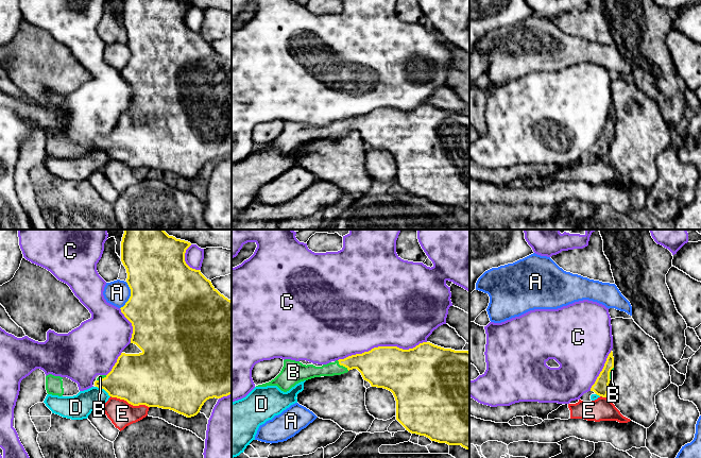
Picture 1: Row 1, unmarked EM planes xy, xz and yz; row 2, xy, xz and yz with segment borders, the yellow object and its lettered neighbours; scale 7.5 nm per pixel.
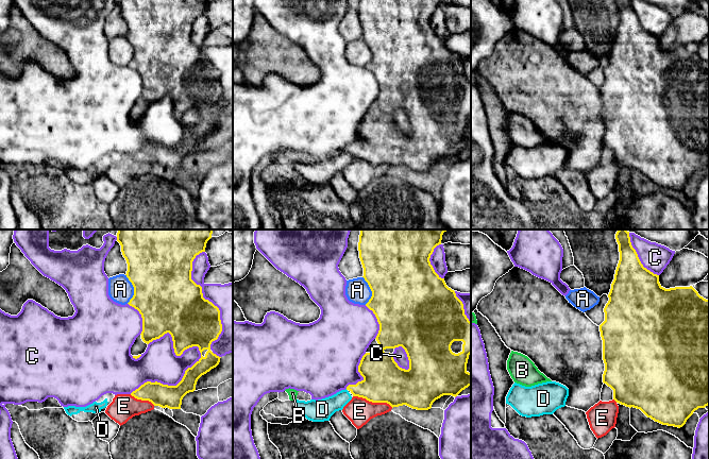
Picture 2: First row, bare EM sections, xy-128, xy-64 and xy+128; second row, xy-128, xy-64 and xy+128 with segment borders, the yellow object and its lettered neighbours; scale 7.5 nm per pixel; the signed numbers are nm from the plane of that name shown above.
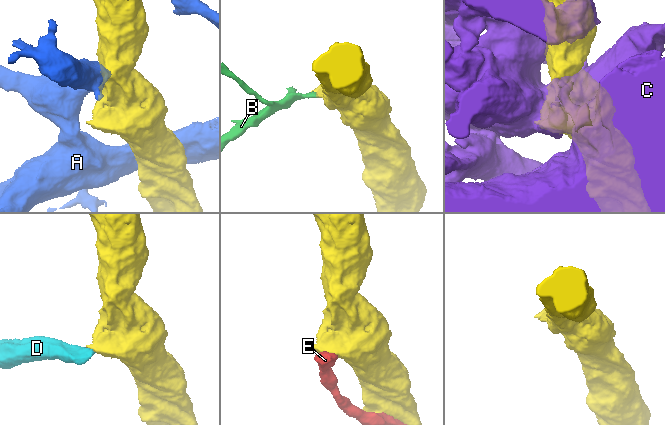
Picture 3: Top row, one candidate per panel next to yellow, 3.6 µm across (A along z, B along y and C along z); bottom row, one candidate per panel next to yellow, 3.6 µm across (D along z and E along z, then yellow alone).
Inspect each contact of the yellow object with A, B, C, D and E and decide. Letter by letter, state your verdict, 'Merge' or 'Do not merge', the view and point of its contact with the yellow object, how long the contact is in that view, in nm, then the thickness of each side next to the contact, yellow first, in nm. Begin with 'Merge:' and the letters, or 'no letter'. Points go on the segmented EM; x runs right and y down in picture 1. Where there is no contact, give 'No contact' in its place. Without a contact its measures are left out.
Merge: B
A: Do not merge. Touches yellow at xy (131, 295). Shared border 220 nm. Thickness 500 nm (yellow) against 190 nm
B: Merge. Touches yellow at xz (342, 365). Shared border 120 nm. Thickness 260 nm (yellow) against 110 nm
C: Do not merge. Touches yellow at xz (381, 346). Shared border 700 nm. Thickness 340 nm (yellow) against 500 nm
D: Do not merge. Touches yellow at xy (103, 388). Shared border 140 nm. Thickness 360 nm (yellow) against 190 nm
E: Do not merge. Touches yellow at xy (130, 403). Shared border 300 nm. Thickness 420 nm (yellow) against 200 nm

